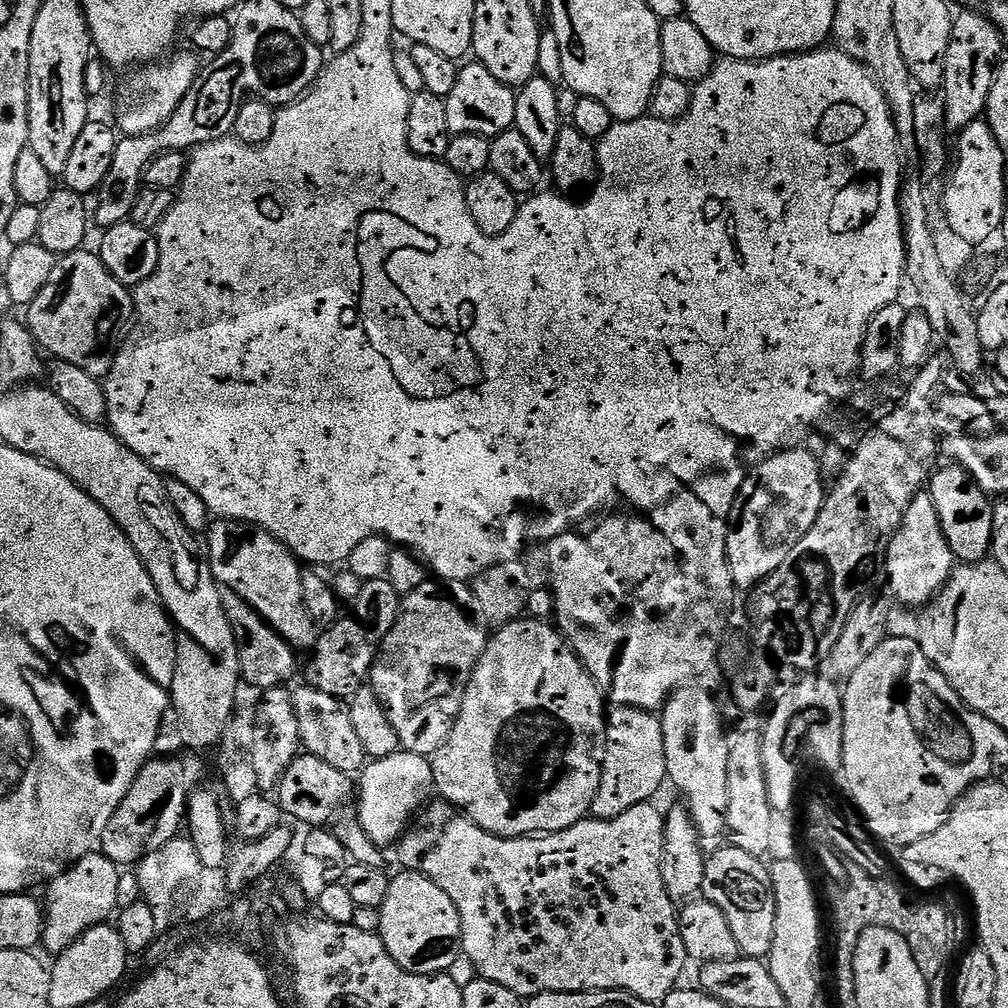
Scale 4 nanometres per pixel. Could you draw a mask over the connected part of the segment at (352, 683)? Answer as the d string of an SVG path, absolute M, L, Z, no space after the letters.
M354 618L344 619L337 619L317 637L310 654L312 660L308 664L307 683L322 690L322 694L348 698L365 687L376 657L376 648L371 635Z

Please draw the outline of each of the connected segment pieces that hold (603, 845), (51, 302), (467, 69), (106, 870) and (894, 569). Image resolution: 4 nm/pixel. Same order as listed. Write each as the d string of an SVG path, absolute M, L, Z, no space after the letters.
M447 802L440 804L425 803L415 813L414 819L404 830L395 845L396 860L401 869L409 872L421 872L434 886L438 886L454 902L460 919L459 947L468 955L470 963L476 967L475 975L481 980L498 982L506 986L515 996L531 998L543 992L629 992L639 1000L645 1000L650 1006L659 1005L681 983L680 975L684 967L690 964L686 946L680 937L680 917L678 908L670 898L662 882L662 854L664 853L665 813L655 808L655 803L639 804L626 814L618 814L612 820L585 818L561 832L537 834L531 838L506 840L503 836L492 836L483 832L469 816L459 808L453 808Z
M79 250L68 255L61 255L57 259L47 286L36 295L32 304L27 305L26 327L43 351L45 348L50 355L56 356L52 358L72 364L75 368L81 368L91 376L103 378L112 368L112 358L118 351L118 345L126 329L133 323L134 296L129 289L124 287L124 284L108 273L106 266L95 251L86 251Z
M479 62L471 63L465 63L460 68L458 82L454 82L454 90L450 90L450 94L444 100L444 105L446 106L446 126L452 136L495 138L502 135L503 132L509 131L514 125L516 92L509 85L498 82L498 78L494 78L494 74L490 74L490 70L483 68Z
M93 850L61 876L49 880L46 885L48 893L42 896L43 947L48 947L52 954L65 952L79 936L86 934L86 930L111 921L117 911L118 882L121 875L121 869L112 859L99 850Z
M920 490L906 506L904 517L888 544L888 555L882 561L882 568L888 571L888 584L904 603L923 606L943 588L953 567L954 557L944 537L942 522L938 522L934 498L927 490Z

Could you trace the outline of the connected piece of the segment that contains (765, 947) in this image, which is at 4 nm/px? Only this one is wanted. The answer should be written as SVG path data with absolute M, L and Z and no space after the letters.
M720 848L704 861L703 895L722 910L730 933L745 957L767 957L774 942L776 903L768 869L767 863L763 864L744 848Z

